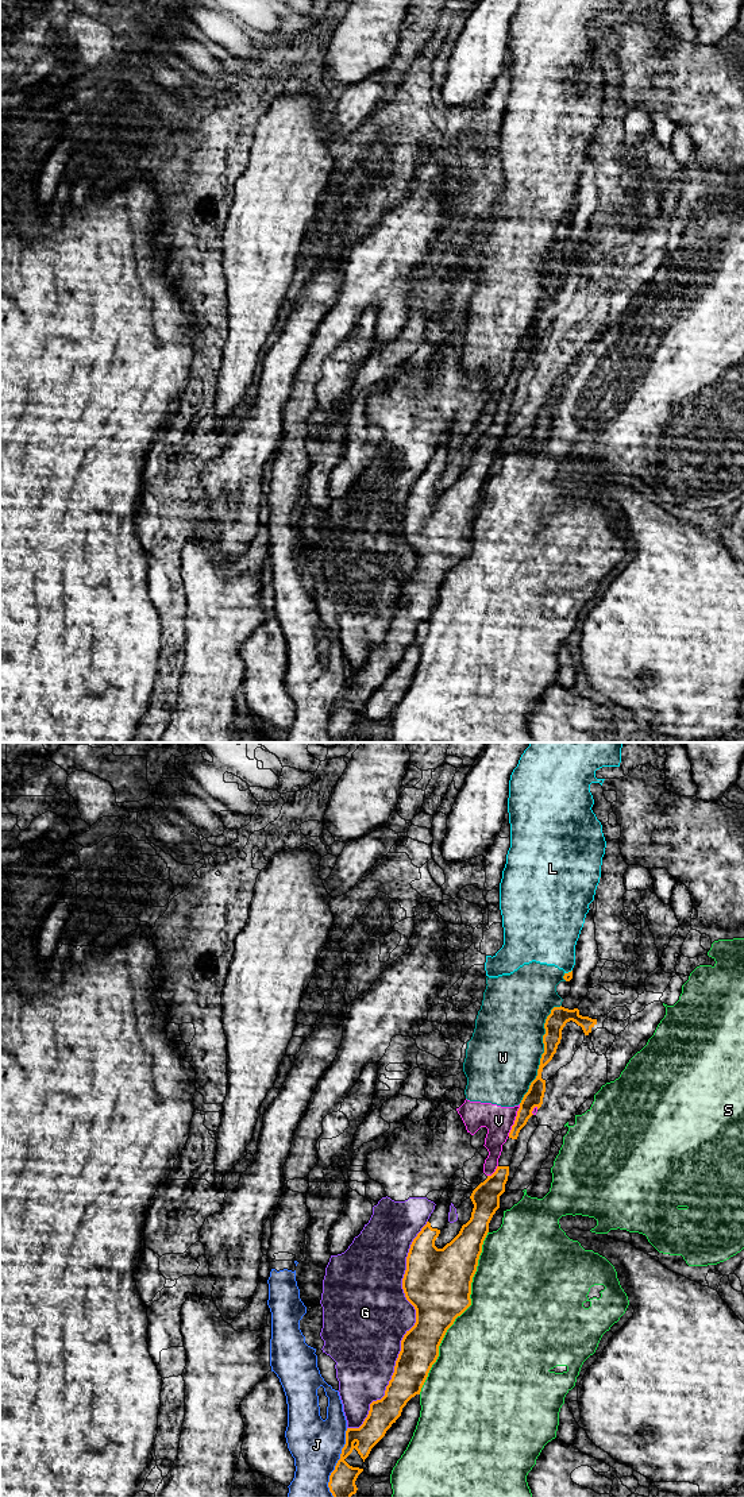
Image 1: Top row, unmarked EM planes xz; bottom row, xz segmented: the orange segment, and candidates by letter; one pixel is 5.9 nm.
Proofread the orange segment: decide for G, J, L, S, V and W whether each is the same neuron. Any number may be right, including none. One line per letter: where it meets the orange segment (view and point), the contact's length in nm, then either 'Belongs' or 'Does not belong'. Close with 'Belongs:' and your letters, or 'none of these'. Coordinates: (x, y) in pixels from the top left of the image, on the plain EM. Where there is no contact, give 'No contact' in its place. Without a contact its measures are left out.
G: Touches orange at xz (408, 575). Shared border 1300 nm. Does not belong
J: Touches orange at xz (336, 708). Shared border 420 nm. Does not belong
L: Touches orange at xz (569, 216). Shared border 50 nm. Does not belong
S: Touches orange at xz (462, 556). Shared border 1050 nm. Does not belong
V: Touches orange at xz (515, 365). Shared border 200 nm. Does not belong
W: Touches orange at xz (544, 296). Shared border 650 nm. Does not belong
Belongs: none of these

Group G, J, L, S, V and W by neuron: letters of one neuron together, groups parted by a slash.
G / J / L V W / S

